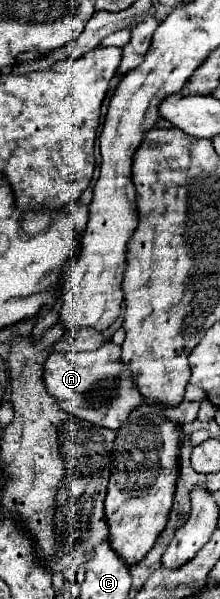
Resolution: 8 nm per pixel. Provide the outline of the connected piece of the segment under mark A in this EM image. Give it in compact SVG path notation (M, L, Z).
M105 341L103 347L89 353L51 353L43 365L43 383L63 411L107 429L119 429L141 403L135 381L121 361L121 347L111 341Z

